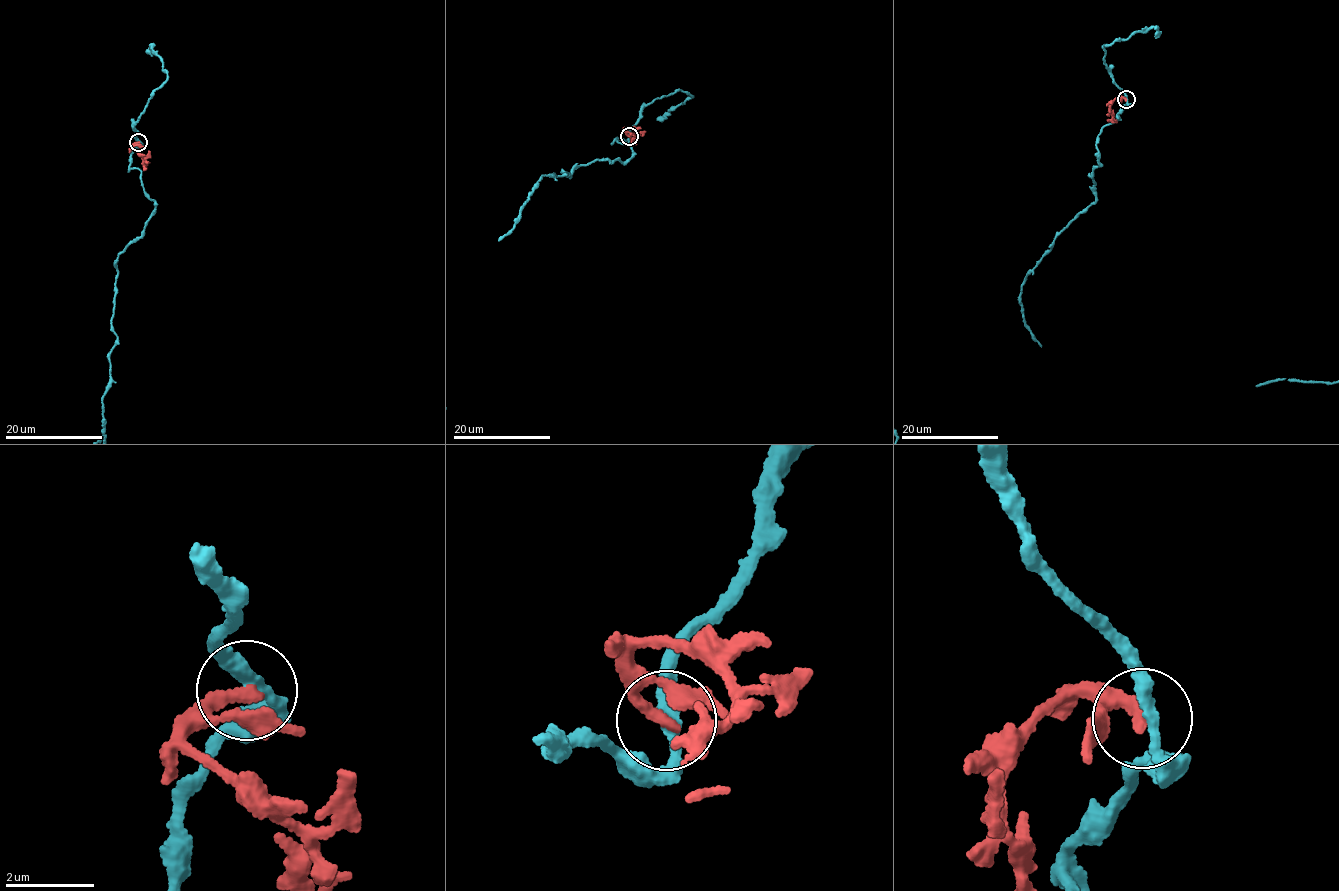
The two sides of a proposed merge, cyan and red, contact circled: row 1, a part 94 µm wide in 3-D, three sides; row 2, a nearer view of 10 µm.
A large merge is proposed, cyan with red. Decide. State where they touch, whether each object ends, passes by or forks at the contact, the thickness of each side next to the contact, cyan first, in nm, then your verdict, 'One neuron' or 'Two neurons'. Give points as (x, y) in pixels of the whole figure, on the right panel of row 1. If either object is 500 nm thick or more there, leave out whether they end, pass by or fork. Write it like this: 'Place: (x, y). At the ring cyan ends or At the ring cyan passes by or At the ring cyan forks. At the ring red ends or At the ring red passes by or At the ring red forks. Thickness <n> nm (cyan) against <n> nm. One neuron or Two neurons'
Place: (1126, 99). At the ring cyan passes by. At the ring red ends. Thickness 280 nm (cyan) against 300 nm. Two neurons

